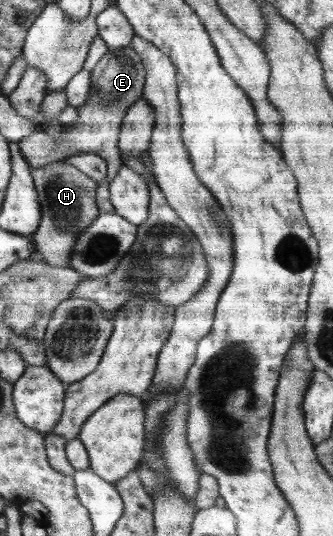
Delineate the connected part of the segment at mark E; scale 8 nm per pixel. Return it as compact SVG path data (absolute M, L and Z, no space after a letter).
M128 45L108 51L90 71L90 92L86 103L77 108L78 119L72 125L63 125L60 134L50 135L35 130L30 136L18 141L24 159L33 169L62 161L80 153L94 153L107 161L107 178L111 181L122 168L120 157L119 131L127 111L143 96L146 70L142 60Z

